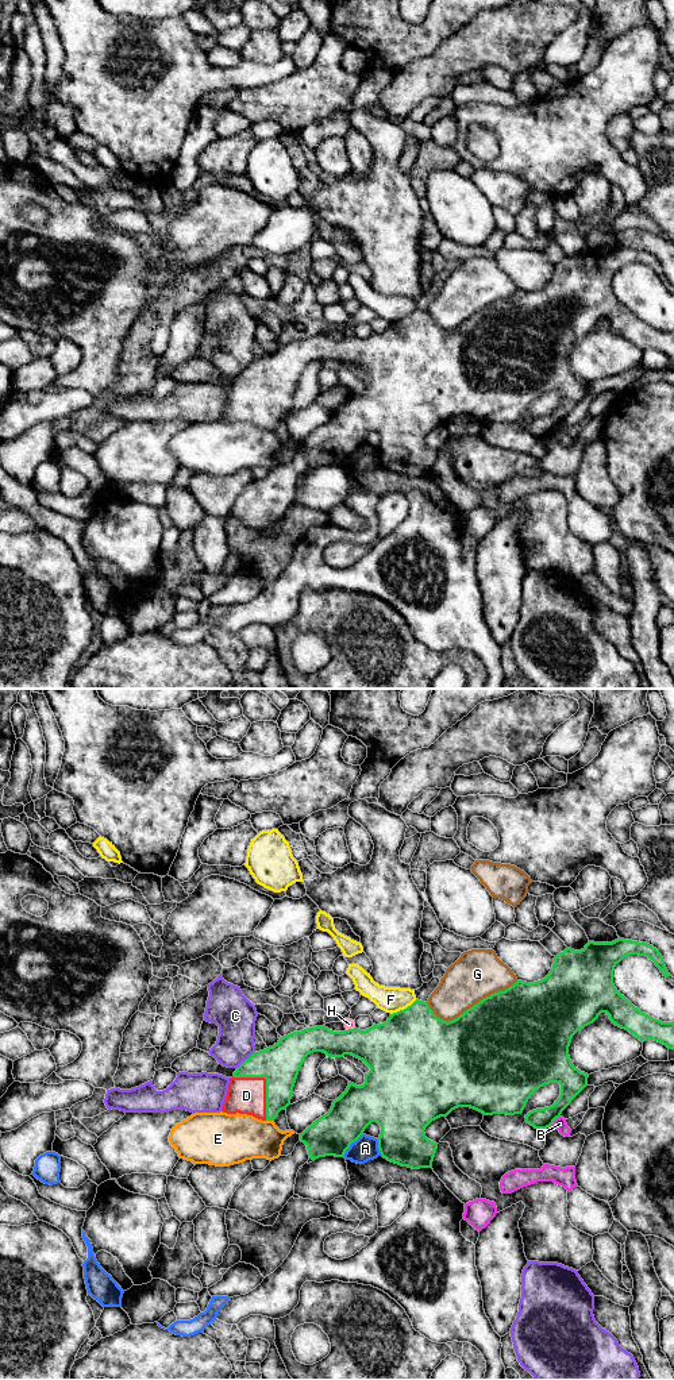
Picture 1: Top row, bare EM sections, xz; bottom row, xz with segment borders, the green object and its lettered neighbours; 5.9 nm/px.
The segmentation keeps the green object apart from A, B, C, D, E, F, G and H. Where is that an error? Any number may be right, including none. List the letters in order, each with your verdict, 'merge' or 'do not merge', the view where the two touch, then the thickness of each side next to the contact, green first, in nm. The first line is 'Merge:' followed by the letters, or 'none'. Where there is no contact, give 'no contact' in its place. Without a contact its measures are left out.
Merge: D
A: do not merge; contact in xz; calibres 240 and 150 nm
B: do not merge; contact in xz; calibres 150 and 70 nm
C: do not merge; contact in xz; calibres 240 and 220 nm
D: merge; contact in xz; calibres 240 and 220 nm
E: do not merge; contact in xz; calibres 180 and 300 nm
F: do not merge; contact in xz; calibres 480 and 160 nm
G: do not merge; contact in xz; calibres 500 and 300 nm
H: do not merge; contact in xz; calibres 300 and 60 nm

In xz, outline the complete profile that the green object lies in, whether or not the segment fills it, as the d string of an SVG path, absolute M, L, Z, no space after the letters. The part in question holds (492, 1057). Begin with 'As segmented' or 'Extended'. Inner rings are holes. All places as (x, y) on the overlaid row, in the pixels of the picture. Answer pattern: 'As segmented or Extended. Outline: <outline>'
Extended. Outline: M617 938L612 943L589 941L584 949L566 948L554 957L550 974L538 982L517 980L505 991L484 998L452 1021L438 1018L427 1002L416 999L411 1006L390 1014L386 1022L373 1025L366 1030L348 1029L332 1032L328 1028L315 1026L293 1032L263 1051L254 1052L244 1060L230 1079L228 1091L223 1103L223 1113L247 1114L262 1121L274 1121L281 1110L290 1105L293 1087L305 1057L313 1052L323 1052L328 1057L351 1055L362 1060L370 1071L365 1073L365 1083L357 1086L348 1082L346 1091L332 1102L327 1114L316 1119L301 1134L300 1141L307 1145L309 1159L335 1156L344 1157L346 1150L371 1123L381 1126L378 1149L384 1159L412 1169L431 1168L438 1144L425 1137L425 1127L440 1117L447 1117L458 1107L470 1107L484 1115L521 1114L531 1095L550 1083L561 1084L561 1095L550 1107L536 1109L525 1115L525 1122L535 1129L550 1127L571 1100L588 1086L589 1075L575 1068L569 1056L573 1036L593 1024L601 1013L606 1013L616 1026L628 1030L642 1042L658 1041L674 1049L674 1021L662 1022L642 1013L613 984L615 967L627 956L646 956L655 963L663 976L670 976L659 951L647 943Z

